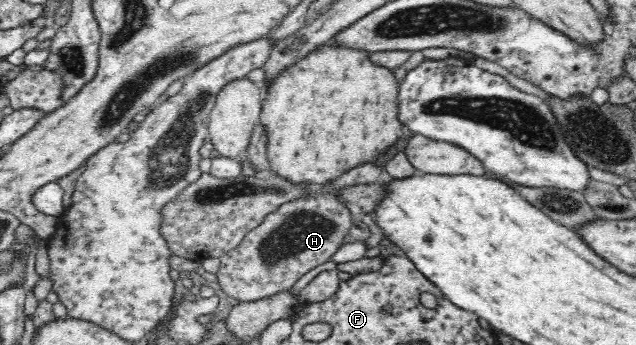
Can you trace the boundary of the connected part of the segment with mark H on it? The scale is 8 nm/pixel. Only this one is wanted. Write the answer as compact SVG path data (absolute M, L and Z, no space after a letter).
M375 160L362 162L348 172L344 172L336 182L331 182L327 189L318 191L315 195L306 195L303 199L287 202L279 206L273 213L268 214L260 223L260 226L246 232L242 242L228 250L226 254L219 256L220 265L216 272L217 282L222 292L240 300L242 303L250 303L260 299L265 299L278 292L290 290L299 278L306 272L332 260L333 254L343 245L344 237L350 232L352 226L352 216L348 207L340 203L334 195L330 195L332 188L342 188L342 186L354 186L354 184L368 184L380 181L385 175L384 167L378 165Z

